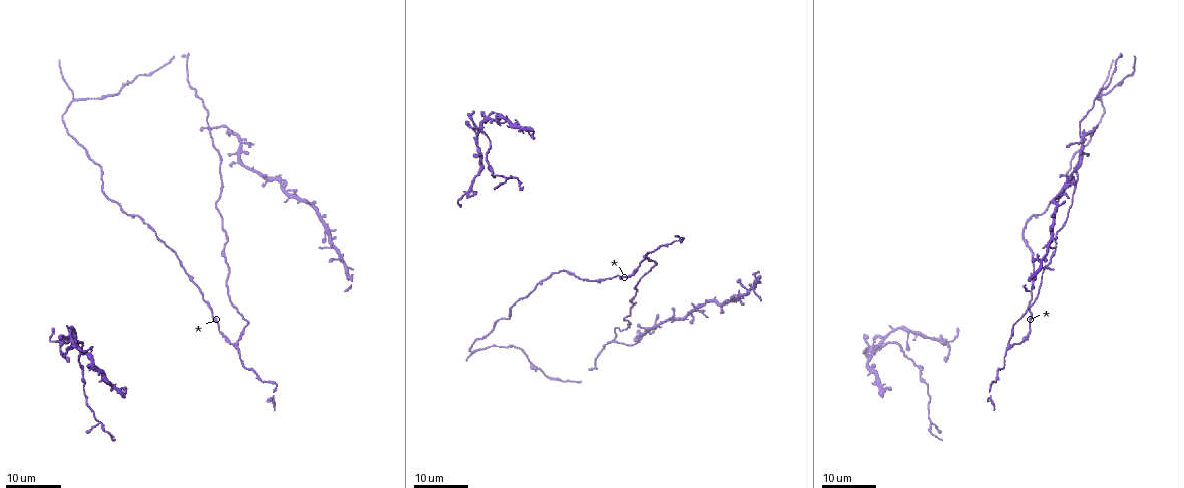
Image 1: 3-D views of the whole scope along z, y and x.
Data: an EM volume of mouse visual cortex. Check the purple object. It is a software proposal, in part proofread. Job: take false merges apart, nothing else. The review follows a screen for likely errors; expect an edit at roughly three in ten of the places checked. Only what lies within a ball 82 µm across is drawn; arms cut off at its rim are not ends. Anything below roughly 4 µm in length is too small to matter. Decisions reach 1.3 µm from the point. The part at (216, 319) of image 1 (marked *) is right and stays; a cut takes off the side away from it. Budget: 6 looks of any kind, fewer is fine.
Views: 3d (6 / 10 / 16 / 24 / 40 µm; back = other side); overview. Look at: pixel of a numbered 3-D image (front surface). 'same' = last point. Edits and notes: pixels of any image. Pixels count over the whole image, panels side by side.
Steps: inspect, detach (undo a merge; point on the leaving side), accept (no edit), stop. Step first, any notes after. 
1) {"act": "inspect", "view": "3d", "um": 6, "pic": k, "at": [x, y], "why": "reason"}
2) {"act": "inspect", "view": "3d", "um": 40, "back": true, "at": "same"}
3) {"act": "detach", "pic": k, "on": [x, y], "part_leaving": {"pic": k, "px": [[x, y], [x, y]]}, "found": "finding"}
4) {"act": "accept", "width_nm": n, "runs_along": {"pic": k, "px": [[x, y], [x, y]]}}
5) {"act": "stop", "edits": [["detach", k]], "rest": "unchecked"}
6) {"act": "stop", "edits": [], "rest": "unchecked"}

{"act": "inspect", "view": "3d", "um": 16, "pic": 1, "at": [238, 344], "why": "three arms meet"}

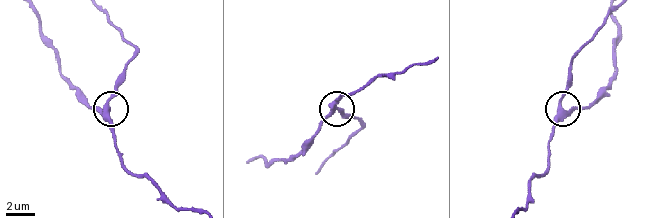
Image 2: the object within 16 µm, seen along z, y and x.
{"act": "inspect", "view": "3d", "um": 10, "pic": 2, "at": [104, 107]}

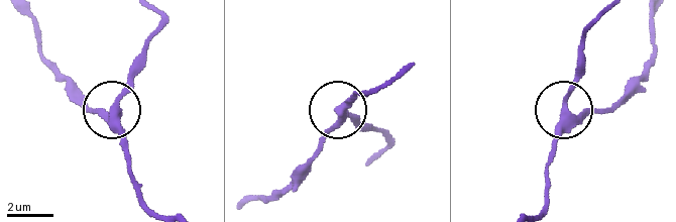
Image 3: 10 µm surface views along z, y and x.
{"act": "accept", "runs_along": {"pic": 3, "px": [[652, 18], [646, 65], [605, 109], [565, 116], [548, 173]]}, "found": "one neuron here"}

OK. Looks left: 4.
{"act": "inspect", "view": "3d", "um": 16, "pic": 1, "at": [220, 164], "why": "branch point"}

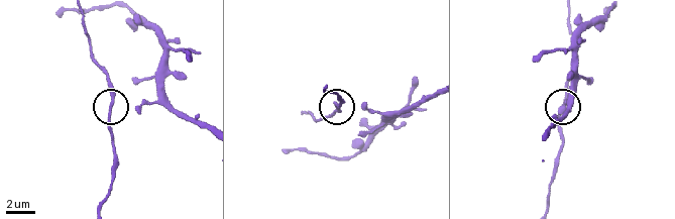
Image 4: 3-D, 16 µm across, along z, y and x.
{"act": "inspect", "view": "3d", "um": 10, "pic": 4, "at": [111, 106]}

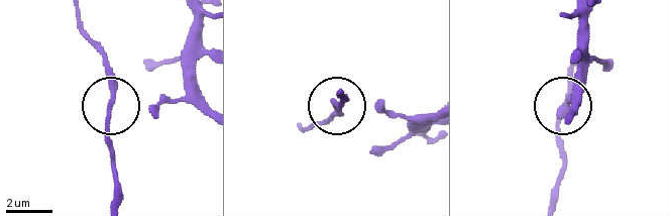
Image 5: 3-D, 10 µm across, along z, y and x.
{"act": "accept", "arms": 3, "runs_along": {"pic": 5, "px": [[116, 197], [104, 54]]}, "found": "one neuron here"}

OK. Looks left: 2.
{"act": "inspect", "view": "3d", "um": 24, "pic": 1, "at": [73, 99]}

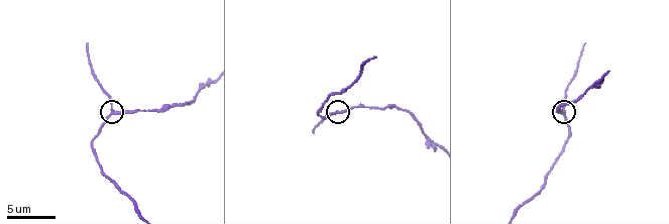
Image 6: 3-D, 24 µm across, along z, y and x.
{"act": "inspect", "view": "3d", "um": 10, "pic": 6, "at": [565, 111]}

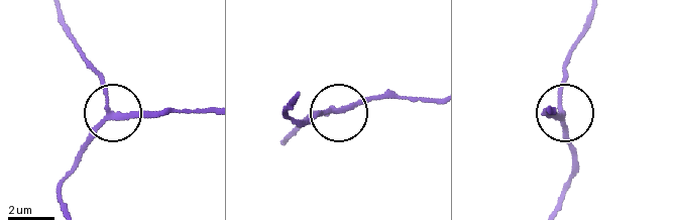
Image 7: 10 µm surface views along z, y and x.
{"act": "accept", "arms": 3, "runs_along": {"pic": 7, "px": [[62, 205], [62, 188], [78, 152], [110, 112], [93, 63]]}, "found": "continuous, no second neuron"}

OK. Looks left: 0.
{"act": "stop", "edits": [], "rest": "unchecked"}

